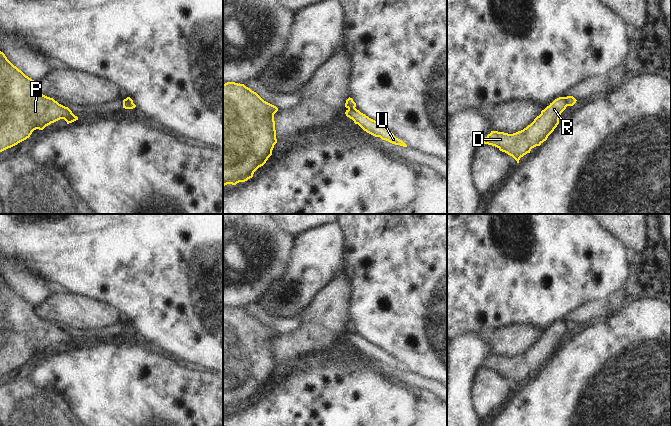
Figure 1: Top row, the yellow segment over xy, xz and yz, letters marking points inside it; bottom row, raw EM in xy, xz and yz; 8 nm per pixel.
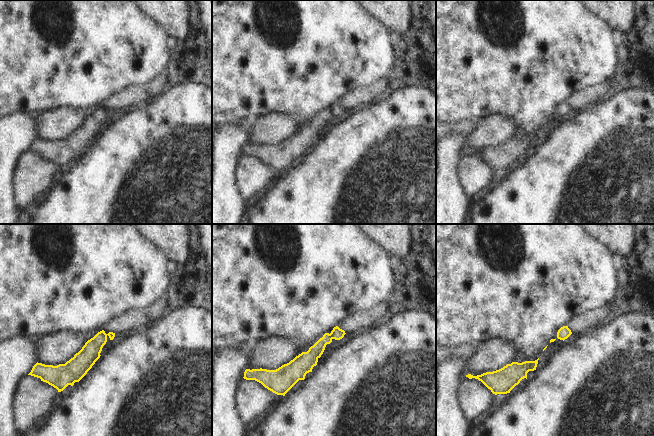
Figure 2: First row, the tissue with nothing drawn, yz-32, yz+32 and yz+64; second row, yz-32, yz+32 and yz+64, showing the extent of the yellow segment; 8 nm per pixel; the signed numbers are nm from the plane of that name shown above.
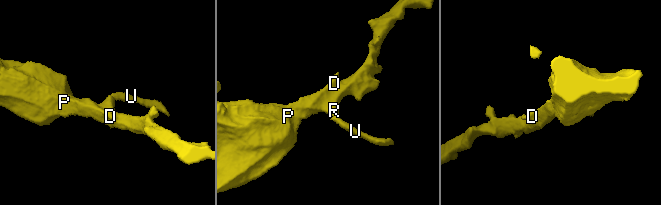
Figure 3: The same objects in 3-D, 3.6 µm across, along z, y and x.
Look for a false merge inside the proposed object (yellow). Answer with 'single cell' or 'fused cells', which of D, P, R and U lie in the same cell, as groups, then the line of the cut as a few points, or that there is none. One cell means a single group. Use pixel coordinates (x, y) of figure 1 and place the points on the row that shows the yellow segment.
fused cells; D P R / U; cut in yz along (564, 97), (568, 105)

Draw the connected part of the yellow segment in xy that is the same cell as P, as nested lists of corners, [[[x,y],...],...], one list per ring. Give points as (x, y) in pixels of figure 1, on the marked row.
[[[0,51],[0,152],[26,140],[34,130],[43,130],[60,119],[69,124],[78,120],[78,117],[68,107],[43,95],[38,90],[37,83],[14,66]]]

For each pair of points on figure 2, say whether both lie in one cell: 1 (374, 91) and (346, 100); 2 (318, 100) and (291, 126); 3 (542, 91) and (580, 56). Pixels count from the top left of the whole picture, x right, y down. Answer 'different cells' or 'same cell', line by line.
1: same cell
2: different cells
3: same cell

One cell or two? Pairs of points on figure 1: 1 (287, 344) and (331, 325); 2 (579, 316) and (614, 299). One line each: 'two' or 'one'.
1: one
2: one

